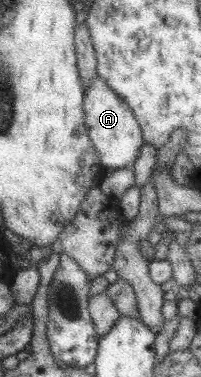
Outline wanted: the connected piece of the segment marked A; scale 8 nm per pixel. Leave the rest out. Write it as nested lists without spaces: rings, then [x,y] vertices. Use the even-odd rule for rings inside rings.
[[[96,75],[84,91],[83,109],[88,139],[95,149],[99,164],[110,170],[117,170],[117,168],[126,166],[131,168],[134,159],[138,156],[140,147],[144,144],[144,140],[142,140],[141,130],[133,112],[122,100],[122,97],[116,95],[106,85],[106,81]]]

